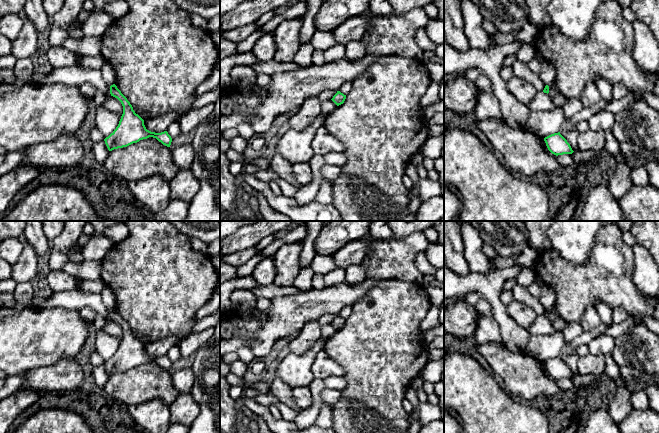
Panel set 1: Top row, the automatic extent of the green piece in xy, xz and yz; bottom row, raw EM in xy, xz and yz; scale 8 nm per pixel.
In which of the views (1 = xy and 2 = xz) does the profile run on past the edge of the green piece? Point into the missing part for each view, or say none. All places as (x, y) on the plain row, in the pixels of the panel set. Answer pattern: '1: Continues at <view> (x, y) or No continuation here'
1: No continuation here
2: No continuation here

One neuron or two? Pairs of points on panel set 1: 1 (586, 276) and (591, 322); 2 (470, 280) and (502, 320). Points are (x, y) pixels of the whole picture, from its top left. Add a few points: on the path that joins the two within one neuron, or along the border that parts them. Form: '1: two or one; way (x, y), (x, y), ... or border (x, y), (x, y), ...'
1: two; border (593, 305), (587, 307), (579, 322)
2: one; way (481, 286), (494, 299), (499, 309)

